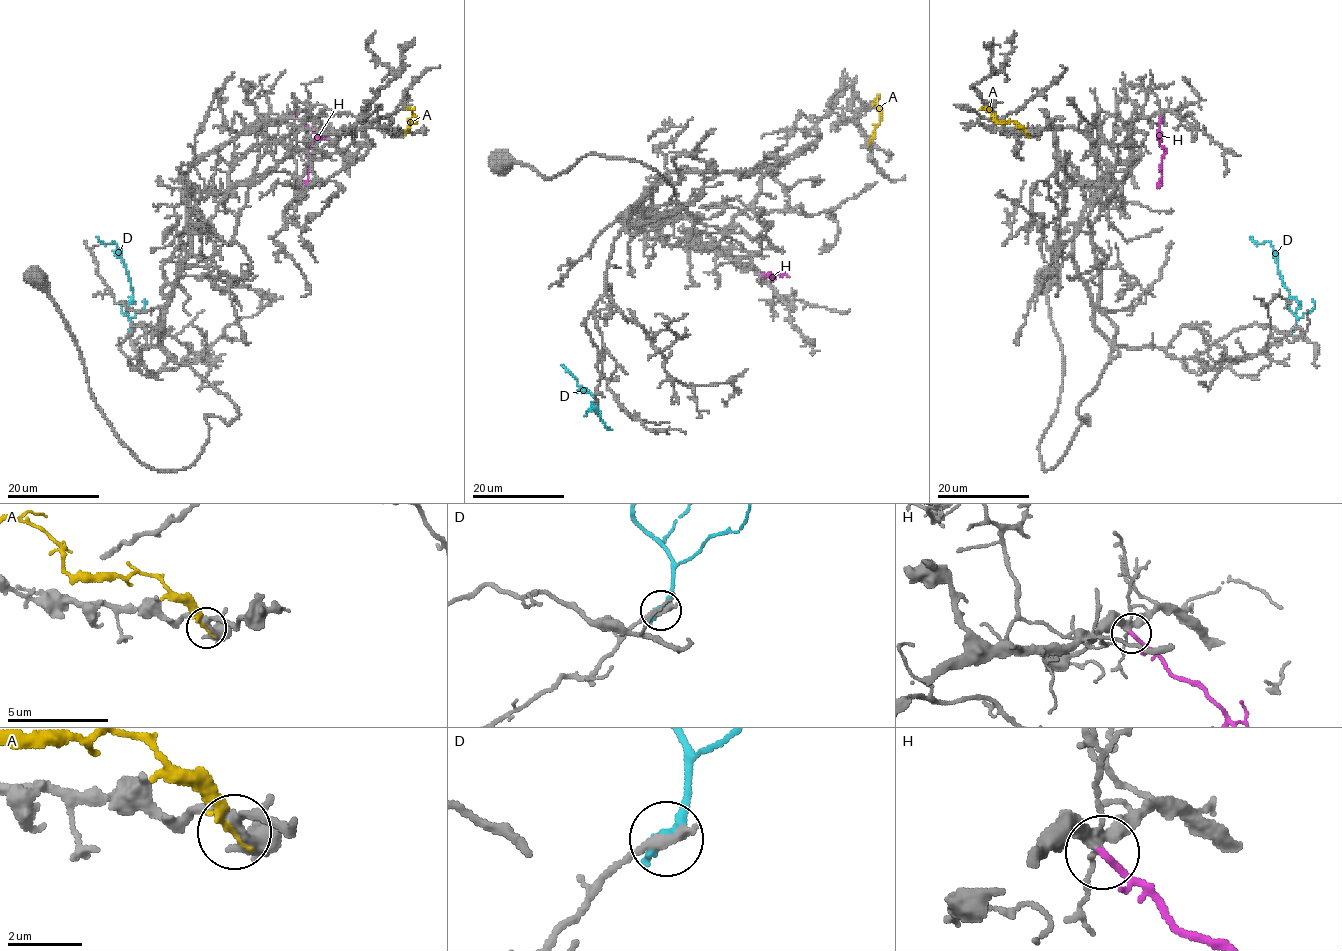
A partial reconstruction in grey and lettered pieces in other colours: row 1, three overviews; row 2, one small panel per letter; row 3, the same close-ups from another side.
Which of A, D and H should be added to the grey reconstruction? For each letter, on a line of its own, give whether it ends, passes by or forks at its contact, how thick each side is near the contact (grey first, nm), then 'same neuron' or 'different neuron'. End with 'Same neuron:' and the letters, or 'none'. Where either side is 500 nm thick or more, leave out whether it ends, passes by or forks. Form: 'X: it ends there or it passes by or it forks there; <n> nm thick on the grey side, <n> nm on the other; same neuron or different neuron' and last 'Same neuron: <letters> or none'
A: it ends there; 260 nm thick on the grey side, 280 nm on the other; different neuron
D: it ends there; 380 nm thick on the grey side, 360 nm on the other; same neuron
H: it ends there; 260 nm thick on the grey side, 180 nm on the other; same neuron
Same neuron: D, H

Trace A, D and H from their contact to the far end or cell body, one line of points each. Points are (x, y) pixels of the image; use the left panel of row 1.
A: (404, 134), (410, 122), (416, 121), (411, 112), (415, 110)
D: (132, 329), (126, 308), (133, 291), (120, 254), (112, 241), (102, 243), (97, 238)
H: (296, 116), (317, 134), (307, 150), (310, 161), (305, 188)

